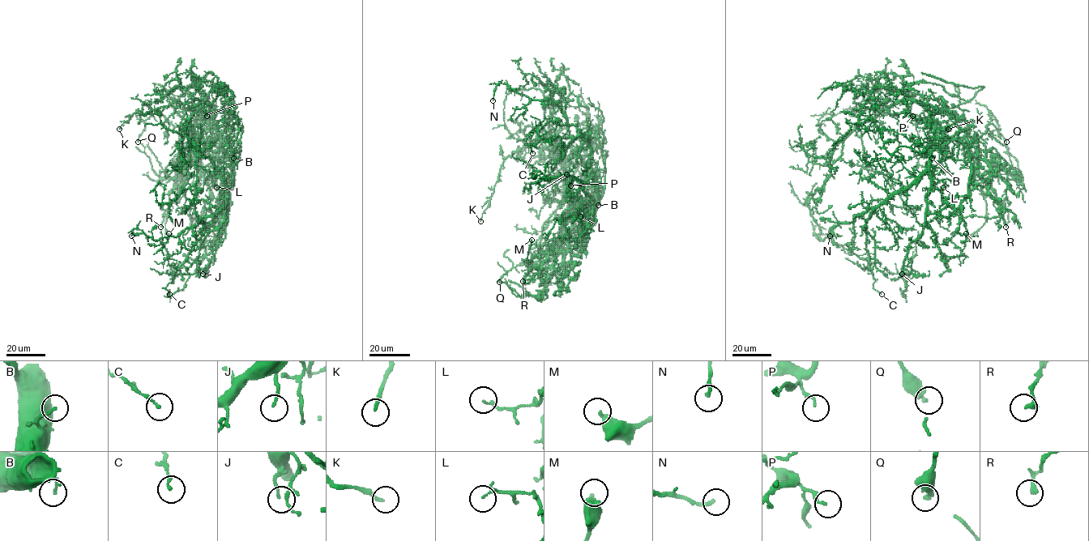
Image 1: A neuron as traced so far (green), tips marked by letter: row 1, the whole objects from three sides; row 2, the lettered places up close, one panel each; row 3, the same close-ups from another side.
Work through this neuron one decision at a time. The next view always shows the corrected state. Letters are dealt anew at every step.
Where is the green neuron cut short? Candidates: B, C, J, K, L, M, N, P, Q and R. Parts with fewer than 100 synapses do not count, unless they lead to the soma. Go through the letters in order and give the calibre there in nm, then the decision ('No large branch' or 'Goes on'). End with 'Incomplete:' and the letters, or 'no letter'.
B: Thickness 120 nm. No large branch
C: Thickness 170 nm. No large branch
J: Thickness 130 nm. No large branch
K: Thickness 170 nm. No large branch
L: Thickness 140 nm. No large branch
M: Thickness 360 nm. No large branch
N: Thickness 200 nm. No large branch
P: Thickness 160 nm. No large branch
Q: Thickness 360 nm. No large branch
R: Thickness 280 nm. No large branch
Incomplete: no letter

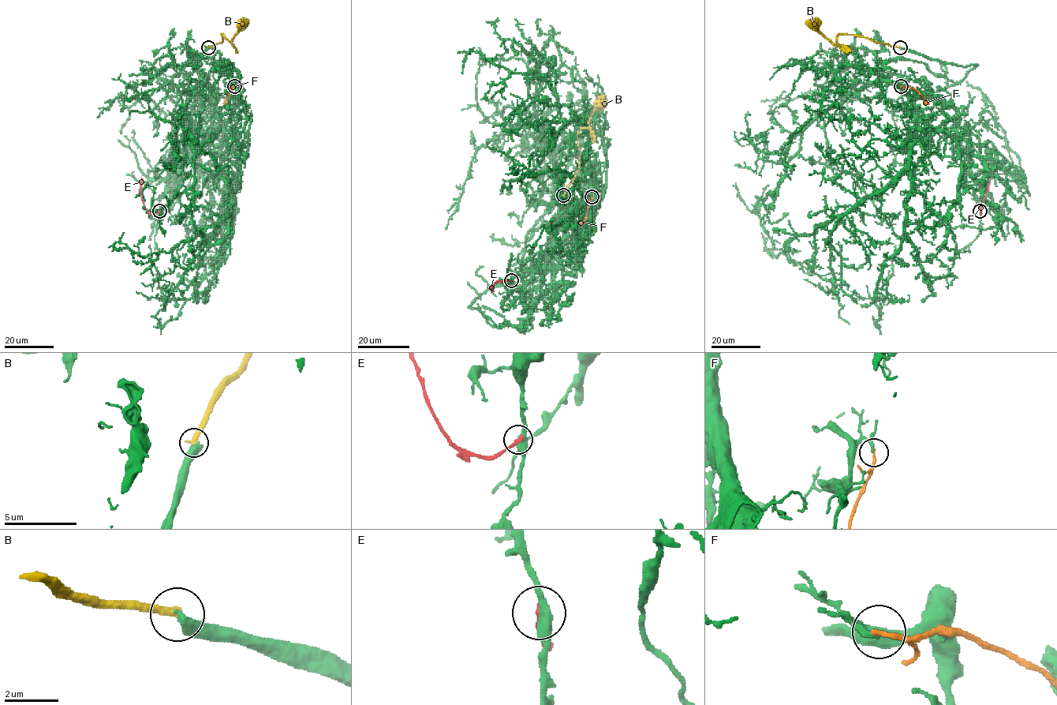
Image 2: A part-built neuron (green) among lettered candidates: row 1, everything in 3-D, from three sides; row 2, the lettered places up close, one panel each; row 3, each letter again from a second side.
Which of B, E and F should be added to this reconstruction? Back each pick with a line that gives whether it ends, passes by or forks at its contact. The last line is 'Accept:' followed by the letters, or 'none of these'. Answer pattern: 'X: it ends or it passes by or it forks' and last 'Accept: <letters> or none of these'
Accept: none of these

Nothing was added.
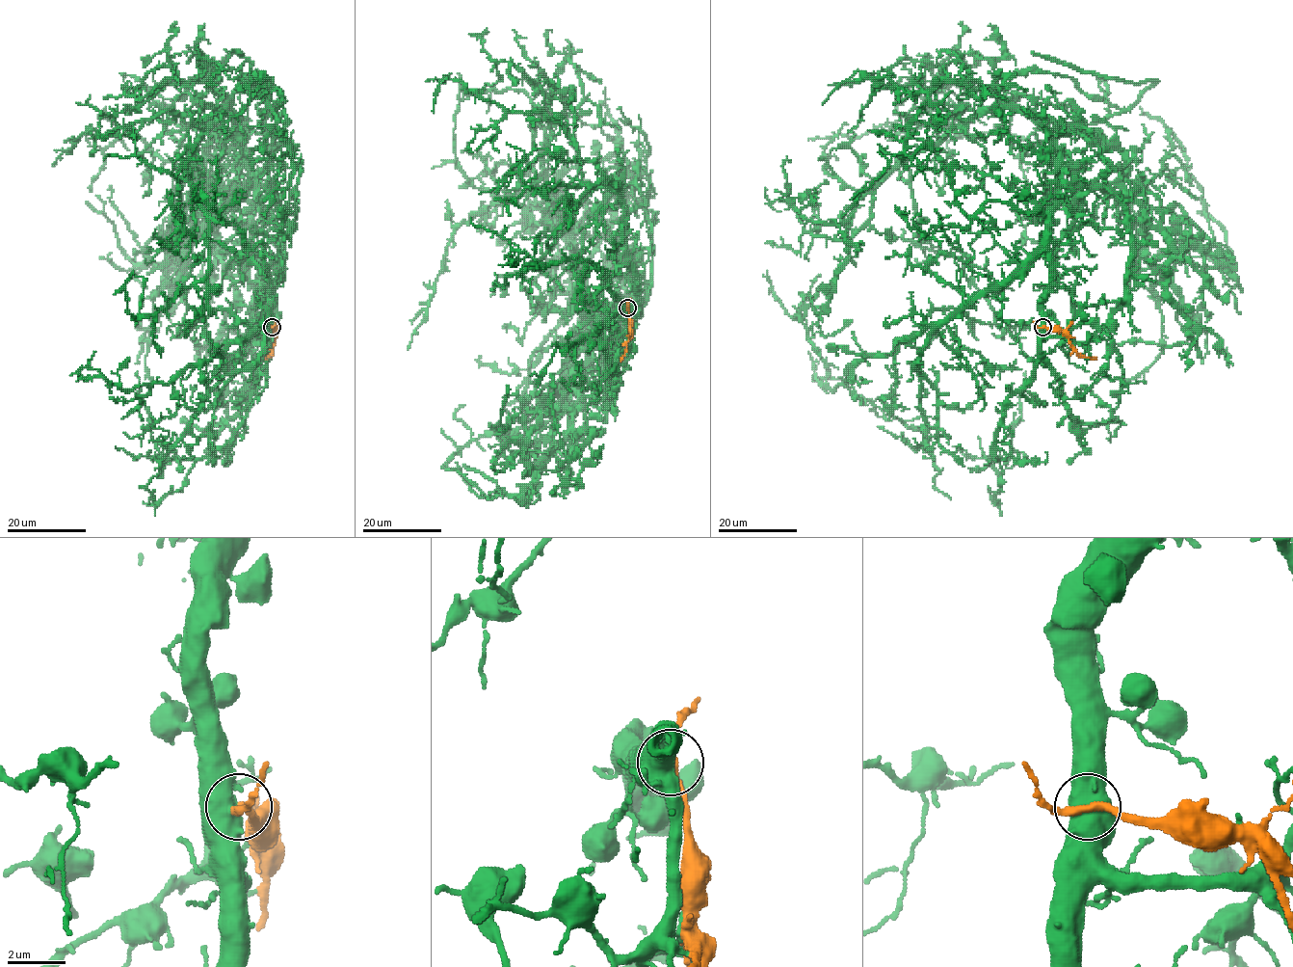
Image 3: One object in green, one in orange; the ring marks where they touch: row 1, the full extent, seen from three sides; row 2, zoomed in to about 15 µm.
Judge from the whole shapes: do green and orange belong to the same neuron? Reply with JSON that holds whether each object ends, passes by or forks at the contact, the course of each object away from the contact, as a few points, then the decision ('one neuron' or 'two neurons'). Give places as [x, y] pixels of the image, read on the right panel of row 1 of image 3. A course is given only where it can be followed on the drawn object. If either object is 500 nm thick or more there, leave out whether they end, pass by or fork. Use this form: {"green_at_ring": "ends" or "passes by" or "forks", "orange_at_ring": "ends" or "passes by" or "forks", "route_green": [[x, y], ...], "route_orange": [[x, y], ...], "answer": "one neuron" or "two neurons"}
{"route_green": [[1042, 327], [1056, 161], [1006, 108], [891, 167], [855, 205], [848, 261], [795, 318], [766, 270]], "route_orange": [[1042, 327], [1061, 329], [1079, 355], [1095, 359]], "answer": "two neurons"}

